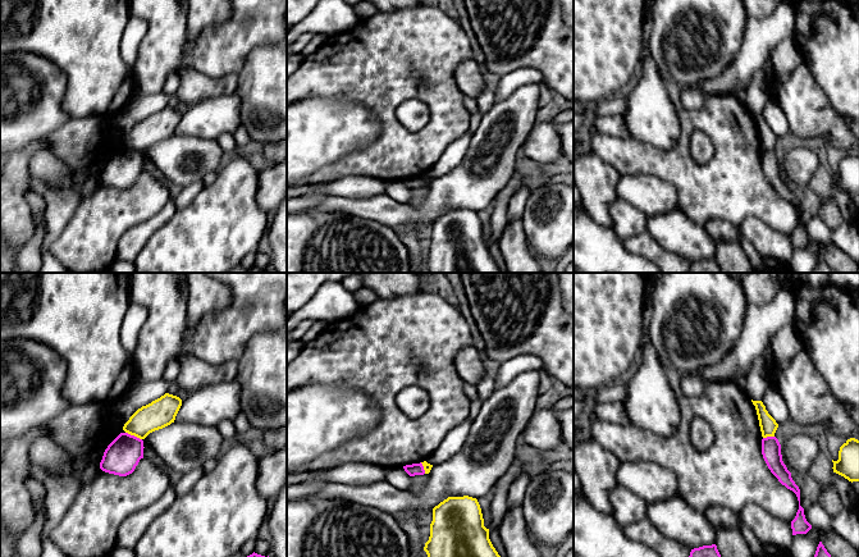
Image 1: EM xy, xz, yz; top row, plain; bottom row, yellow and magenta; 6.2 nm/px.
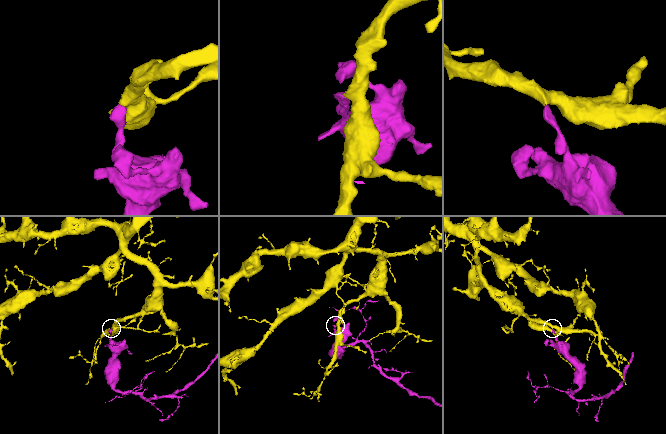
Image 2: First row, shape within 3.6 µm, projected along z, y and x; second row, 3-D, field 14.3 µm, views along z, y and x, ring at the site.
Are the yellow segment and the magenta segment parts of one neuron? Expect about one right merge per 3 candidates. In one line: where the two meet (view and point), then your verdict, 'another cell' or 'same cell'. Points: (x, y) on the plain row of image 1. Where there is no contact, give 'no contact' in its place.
meets yellow in xy at (133, 147); another cell

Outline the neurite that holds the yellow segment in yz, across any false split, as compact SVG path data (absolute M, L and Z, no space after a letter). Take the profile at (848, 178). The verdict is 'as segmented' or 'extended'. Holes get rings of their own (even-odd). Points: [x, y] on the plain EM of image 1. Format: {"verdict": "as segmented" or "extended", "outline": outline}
{"verdict": "as segmented", "outline": "M847 152L839 164L839 173L833 174L833 186L849 195L859 195L859 154Z"}

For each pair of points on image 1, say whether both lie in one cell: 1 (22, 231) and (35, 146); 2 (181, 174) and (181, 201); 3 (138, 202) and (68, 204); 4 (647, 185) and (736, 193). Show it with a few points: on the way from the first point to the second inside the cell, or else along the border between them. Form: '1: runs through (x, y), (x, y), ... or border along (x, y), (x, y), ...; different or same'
1: runs through (16, 210), (16, 167); same
2: border along (200, 179), (182, 188); different
3: border along (81, 201), (72, 218), (62, 229); different
4: border along (647, 173), (668, 182), (675, 188), (679, 208); different

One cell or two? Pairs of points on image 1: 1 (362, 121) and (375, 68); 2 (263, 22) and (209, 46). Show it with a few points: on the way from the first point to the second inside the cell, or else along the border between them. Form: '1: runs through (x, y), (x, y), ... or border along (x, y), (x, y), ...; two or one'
1: border along (336, 100), (364, 104), (378, 119), (380, 132); two
2: runs through (250, 26), (227, 46), (222, 46); one

